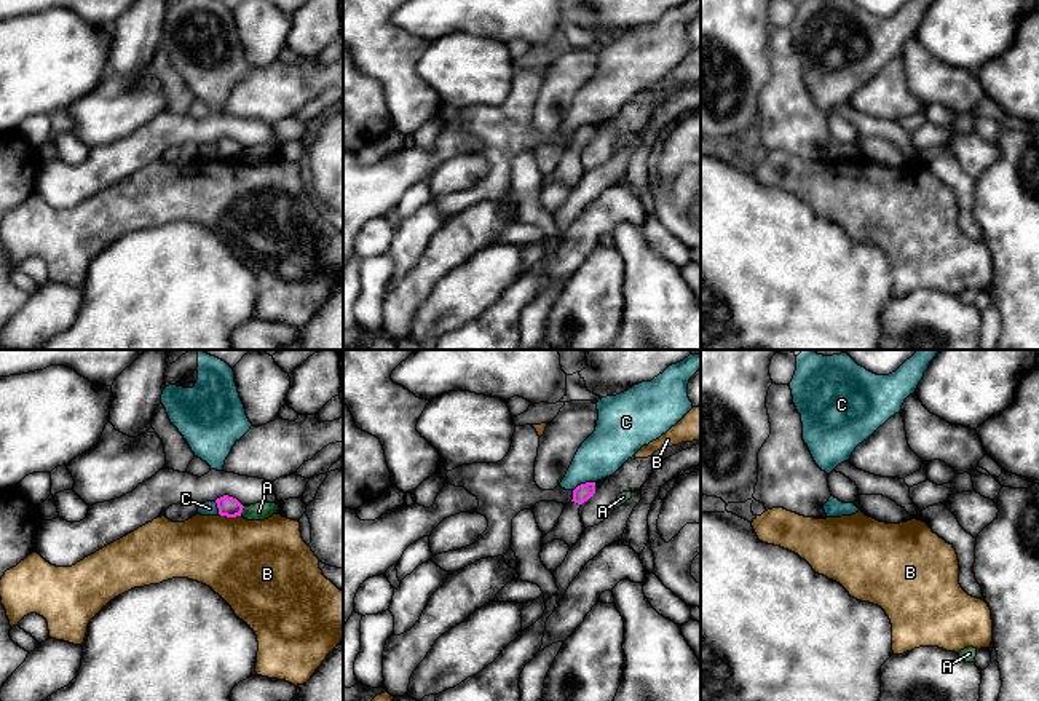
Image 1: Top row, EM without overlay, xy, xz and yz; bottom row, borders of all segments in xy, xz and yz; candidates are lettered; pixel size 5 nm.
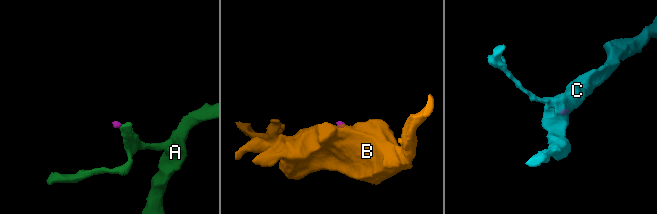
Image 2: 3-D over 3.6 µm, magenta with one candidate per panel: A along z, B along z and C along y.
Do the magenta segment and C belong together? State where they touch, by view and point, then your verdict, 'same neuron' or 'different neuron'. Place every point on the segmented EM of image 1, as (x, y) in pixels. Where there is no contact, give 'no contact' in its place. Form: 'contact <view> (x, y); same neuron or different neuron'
contact xz (583, 484); different neuron

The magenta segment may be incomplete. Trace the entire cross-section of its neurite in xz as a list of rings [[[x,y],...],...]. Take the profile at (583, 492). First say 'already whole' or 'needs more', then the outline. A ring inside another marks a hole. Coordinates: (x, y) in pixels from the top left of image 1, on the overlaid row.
needs more; [[[586,482],[578,485],[573,490],[573,500],[565,505],[562,516],[555,527],[543,537],[543,546],[554,541],[562,540],[570,548],[573,548],[584,532],[584,524],[579,516],[579,508],[584,501],[587,501],[595,493],[595,482]]]

